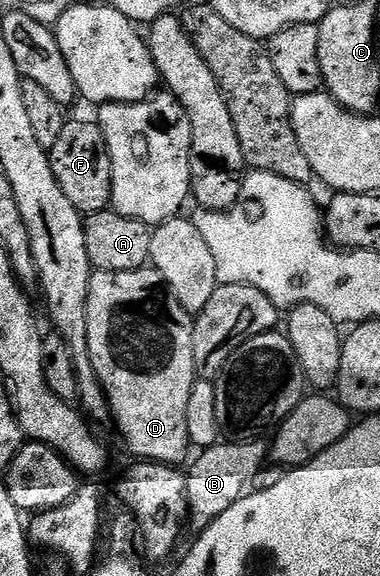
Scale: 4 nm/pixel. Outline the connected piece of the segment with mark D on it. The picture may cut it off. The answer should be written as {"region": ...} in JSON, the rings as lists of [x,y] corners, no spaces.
{"region":[[[146,267],[135,271],[103,271],[94,272],[89,280],[89,294],[87,295],[87,347],[91,355],[91,364],[95,375],[101,380],[101,385],[105,389],[105,399],[108,412],[113,413],[113,421],[117,424],[117,429],[121,432],[121,437],[125,440],[125,445],[134,453],[134,458],[147,461],[162,461],[165,465],[177,465],[185,457],[185,452],[191,449],[189,432],[187,431],[187,399],[191,399],[194,381],[198,380],[195,359],[193,358],[193,323],[194,318],[183,306],[171,295],[171,291],[165,286],[165,280],[157,274],[156,269]]]}

